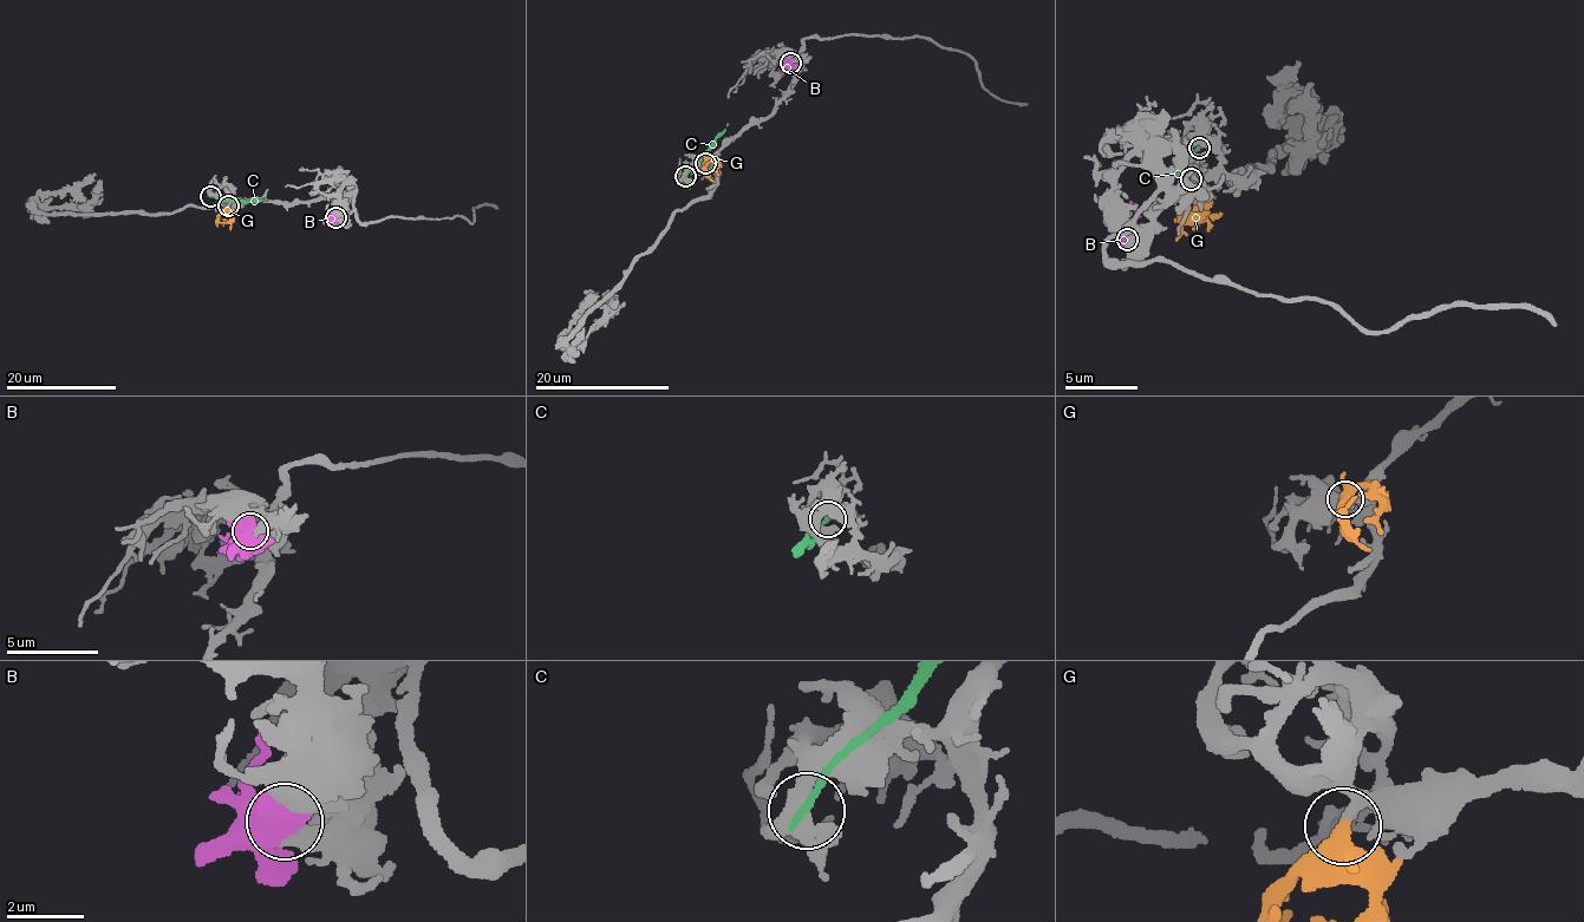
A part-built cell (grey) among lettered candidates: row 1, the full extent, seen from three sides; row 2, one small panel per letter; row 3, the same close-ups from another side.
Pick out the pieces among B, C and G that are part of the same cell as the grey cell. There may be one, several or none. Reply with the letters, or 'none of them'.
G

